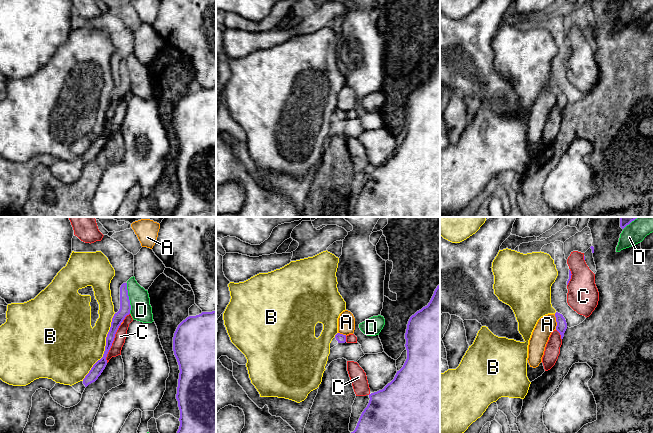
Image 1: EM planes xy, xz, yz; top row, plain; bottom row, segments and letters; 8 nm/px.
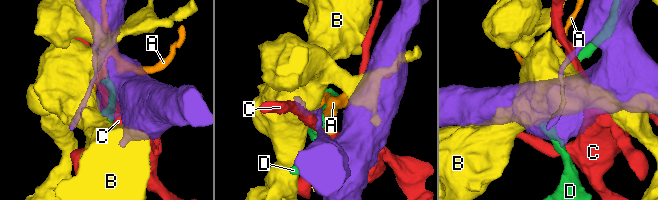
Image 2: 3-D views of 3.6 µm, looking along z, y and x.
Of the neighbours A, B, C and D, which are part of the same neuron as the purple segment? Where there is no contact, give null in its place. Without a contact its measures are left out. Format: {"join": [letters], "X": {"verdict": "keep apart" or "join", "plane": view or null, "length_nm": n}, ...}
{"join": [], "A": {"verdict": "keep apart", "plane": "yz", "length_nm": 130}, "B": {"verdict": "keep apart", "plane": "xy", "length_nm": 600}, "C": {"verdict": "keep apart", "plane": "xy", "length_nm": 340}, "D": {"verdict": "keep apart", "plane": "xy", "length_nm": 260}}

